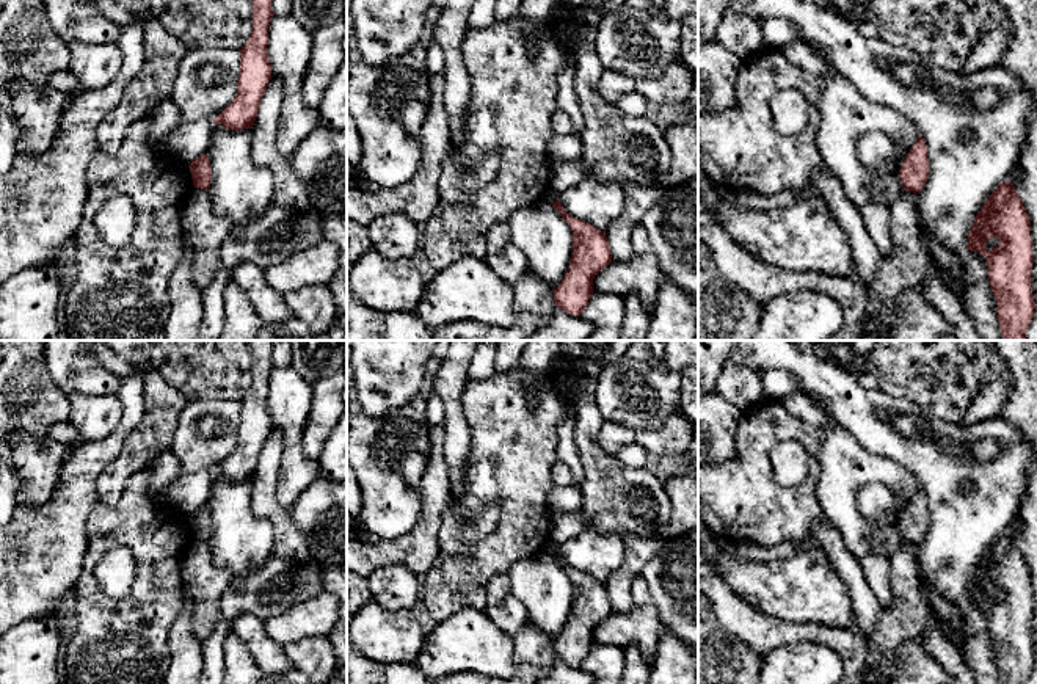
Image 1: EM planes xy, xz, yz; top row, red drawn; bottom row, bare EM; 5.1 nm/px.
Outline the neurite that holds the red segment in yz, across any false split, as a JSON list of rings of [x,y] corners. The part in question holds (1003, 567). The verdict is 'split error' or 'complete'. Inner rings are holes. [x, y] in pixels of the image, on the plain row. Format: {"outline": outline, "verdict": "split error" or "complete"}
{"outline": [[[1010,532],[999,535],[977,563],[966,602],[987,610],[1001,684],[1026,684],[1035,660],[1031,573]]], "verdict": "complete"}

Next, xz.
{"outline": [[[560,551],[551,554],[573,582],[573,604],[563,632],[554,640],[557,659],[569,667],[582,667],[593,645],[593,631],[612,613],[604,582],[565,563]]], "verdict": "complete"}

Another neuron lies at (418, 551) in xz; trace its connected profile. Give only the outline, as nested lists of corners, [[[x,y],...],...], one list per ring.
[[[430,427],[428,447],[430,457],[420,480],[419,521],[406,535],[395,540],[377,538],[353,527],[347,532],[348,571],[369,577],[380,568],[402,565],[422,577],[435,565],[439,555],[438,532],[452,500],[442,427]]]

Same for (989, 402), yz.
[[[992,375],[973,398],[970,411],[963,417],[962,424],[971,425],[999,416],[1010,394],[1010,387],[1010,383]]]

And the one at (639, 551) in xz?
[[[628,535],[623,543],[626,548],[624,562],[604,582],[612,613],[626,613],[632,609],[632,582],[642,576],[643,566],[662,551],[665,540],[660,535],[651,538]]]

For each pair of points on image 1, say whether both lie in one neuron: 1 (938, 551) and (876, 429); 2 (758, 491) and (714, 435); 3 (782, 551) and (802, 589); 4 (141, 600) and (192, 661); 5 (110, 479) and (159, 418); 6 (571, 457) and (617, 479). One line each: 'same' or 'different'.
1: same
2: different
3: different
4: different
5: same
6: different

